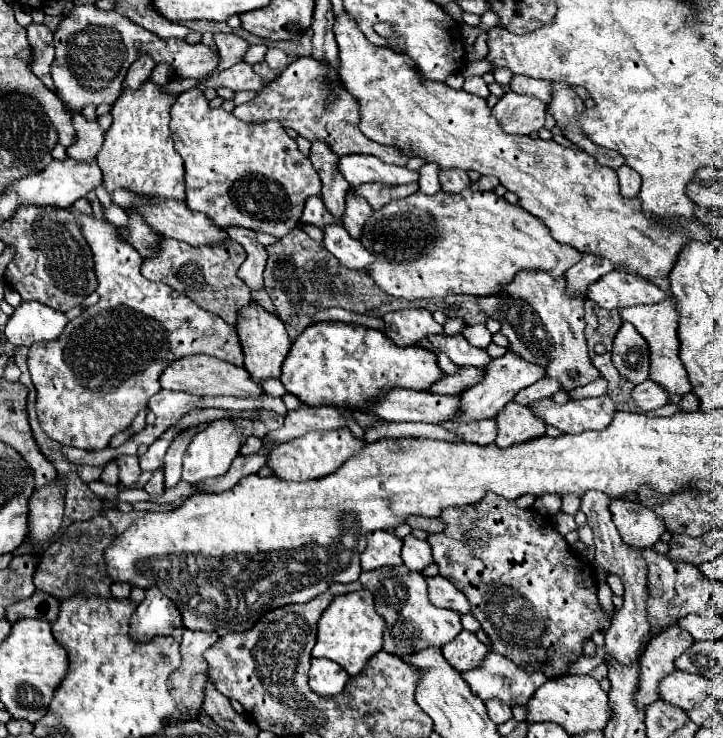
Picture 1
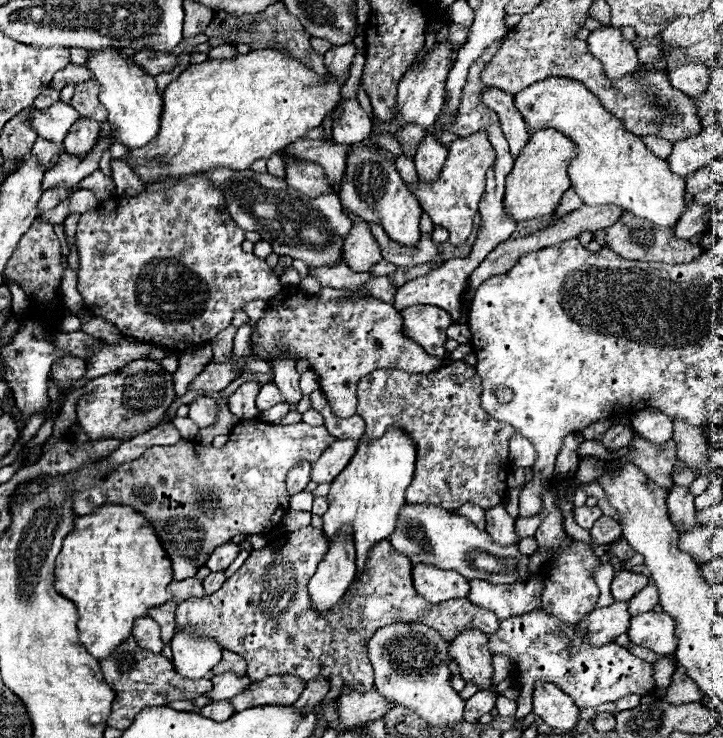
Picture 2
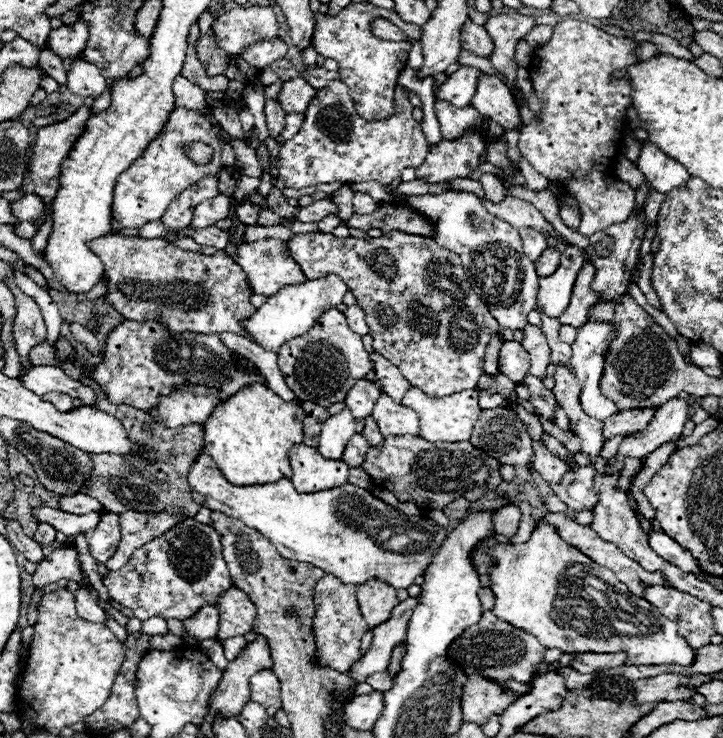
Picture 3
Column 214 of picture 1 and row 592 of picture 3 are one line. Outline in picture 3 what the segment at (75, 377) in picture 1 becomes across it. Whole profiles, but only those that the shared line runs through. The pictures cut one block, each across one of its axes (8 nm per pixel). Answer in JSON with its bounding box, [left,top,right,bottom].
[314,574,368,672]

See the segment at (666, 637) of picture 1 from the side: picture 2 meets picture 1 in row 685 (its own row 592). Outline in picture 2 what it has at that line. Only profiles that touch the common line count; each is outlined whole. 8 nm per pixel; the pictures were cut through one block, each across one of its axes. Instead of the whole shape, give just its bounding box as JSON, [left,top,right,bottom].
[628,584,660,614]

